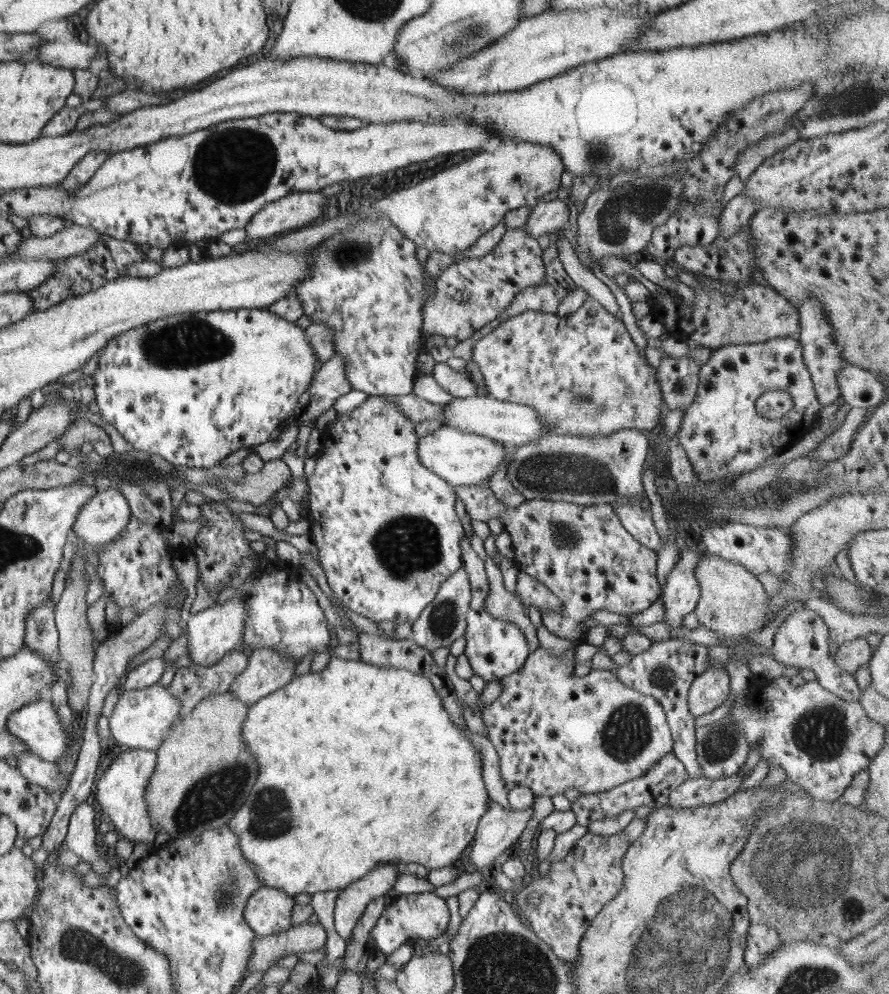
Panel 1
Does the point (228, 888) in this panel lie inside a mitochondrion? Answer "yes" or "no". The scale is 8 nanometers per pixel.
yes

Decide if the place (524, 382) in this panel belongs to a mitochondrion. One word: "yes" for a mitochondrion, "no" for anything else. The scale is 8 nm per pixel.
no

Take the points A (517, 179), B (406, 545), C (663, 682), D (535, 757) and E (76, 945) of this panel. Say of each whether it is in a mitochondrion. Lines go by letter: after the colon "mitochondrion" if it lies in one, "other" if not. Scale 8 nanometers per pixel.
A: other
B: mitochondrion
C: other
D: other
E: mitochondrion

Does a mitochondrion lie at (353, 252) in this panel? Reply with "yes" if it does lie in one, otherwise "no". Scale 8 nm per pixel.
yes

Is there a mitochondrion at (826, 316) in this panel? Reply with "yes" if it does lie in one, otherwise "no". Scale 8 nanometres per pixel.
no

